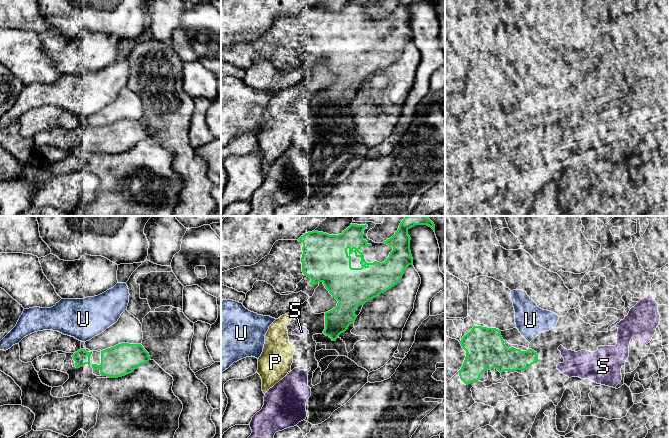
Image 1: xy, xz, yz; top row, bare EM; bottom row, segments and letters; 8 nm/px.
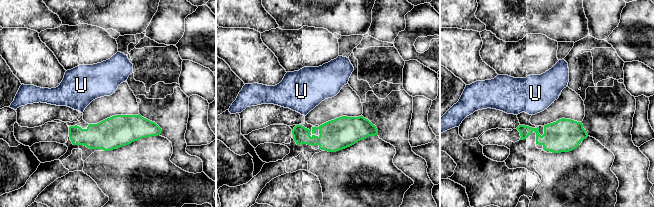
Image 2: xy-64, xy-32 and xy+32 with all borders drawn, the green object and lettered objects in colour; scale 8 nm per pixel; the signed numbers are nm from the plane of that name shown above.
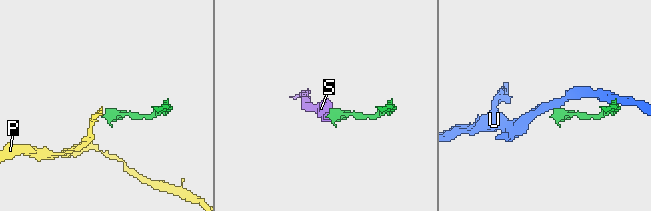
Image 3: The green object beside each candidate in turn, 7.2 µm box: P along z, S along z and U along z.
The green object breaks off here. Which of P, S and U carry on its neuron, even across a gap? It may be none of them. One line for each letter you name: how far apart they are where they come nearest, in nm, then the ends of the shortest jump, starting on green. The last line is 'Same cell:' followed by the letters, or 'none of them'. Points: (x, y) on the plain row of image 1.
S: Distance 120 nm. Across: xz (323, 107), (308, 107)
Same cell: S

